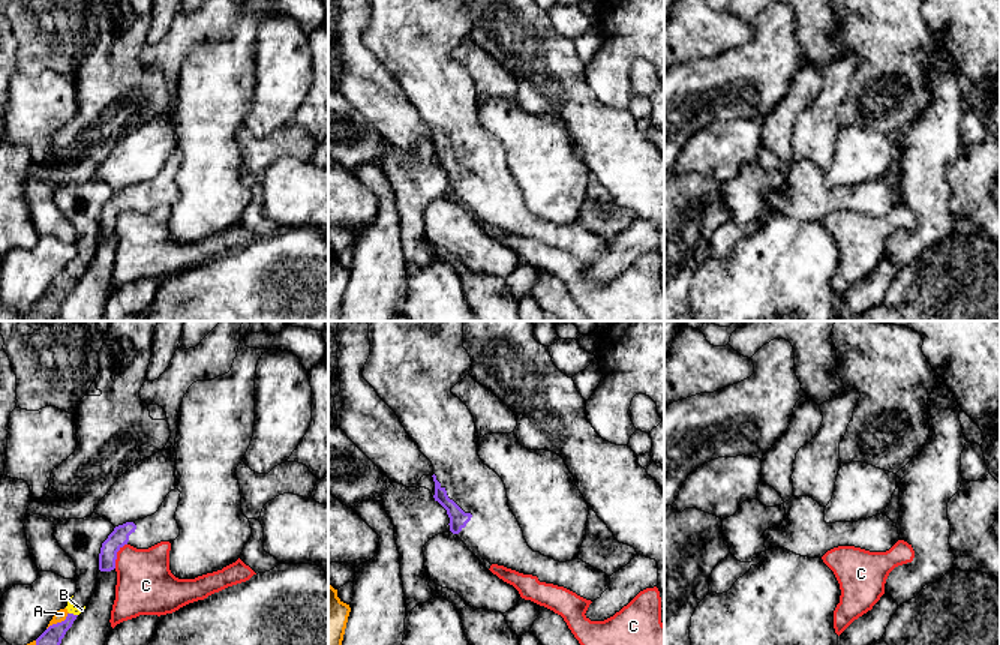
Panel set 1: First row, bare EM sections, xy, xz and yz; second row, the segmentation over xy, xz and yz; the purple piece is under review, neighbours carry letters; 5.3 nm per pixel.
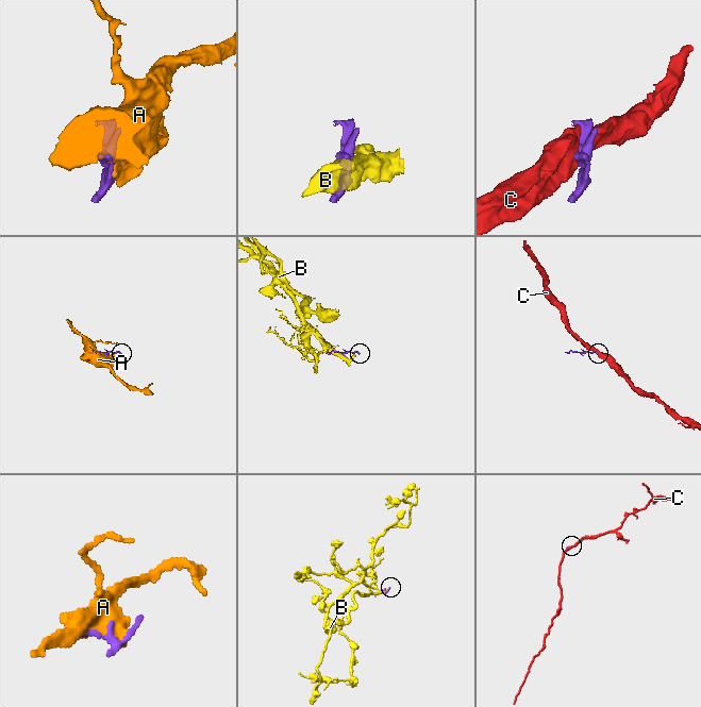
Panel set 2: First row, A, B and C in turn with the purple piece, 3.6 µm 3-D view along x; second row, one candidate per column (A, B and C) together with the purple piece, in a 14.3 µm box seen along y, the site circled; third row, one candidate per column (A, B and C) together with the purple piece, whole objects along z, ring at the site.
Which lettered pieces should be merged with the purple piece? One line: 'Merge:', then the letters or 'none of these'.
Merge: none of these

